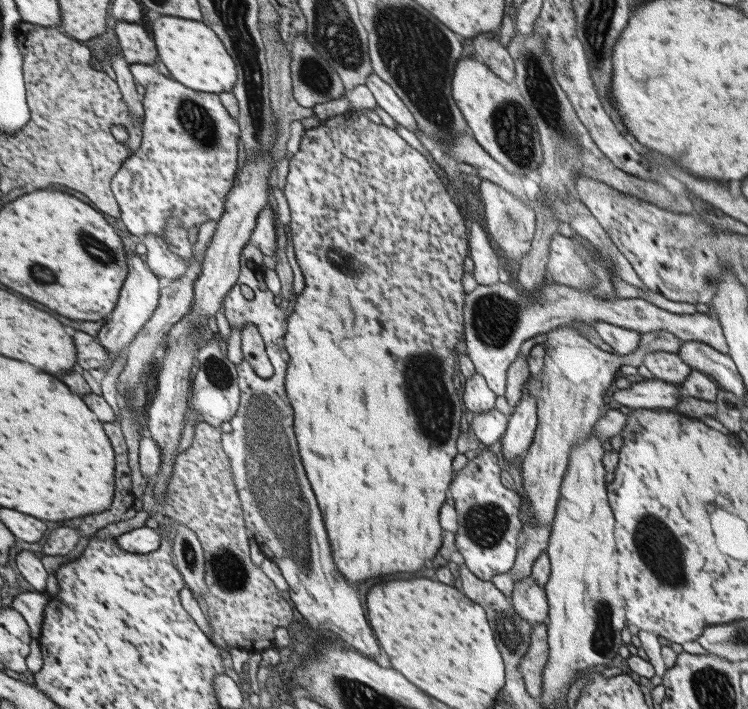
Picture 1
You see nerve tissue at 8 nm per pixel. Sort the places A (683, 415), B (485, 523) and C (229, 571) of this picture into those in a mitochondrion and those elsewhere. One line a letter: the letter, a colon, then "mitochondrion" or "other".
A: other
B: mitochondrion
C: mitochondrion

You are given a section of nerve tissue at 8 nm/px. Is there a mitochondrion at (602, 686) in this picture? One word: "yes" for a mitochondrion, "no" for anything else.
no

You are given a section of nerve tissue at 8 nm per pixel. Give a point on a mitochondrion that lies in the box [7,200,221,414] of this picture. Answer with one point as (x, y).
(94, 248)

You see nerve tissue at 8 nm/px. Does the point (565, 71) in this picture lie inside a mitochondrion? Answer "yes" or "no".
yes

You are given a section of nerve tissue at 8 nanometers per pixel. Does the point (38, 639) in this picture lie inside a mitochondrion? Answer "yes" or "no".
no

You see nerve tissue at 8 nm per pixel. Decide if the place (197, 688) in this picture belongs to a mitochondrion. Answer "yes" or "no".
no

